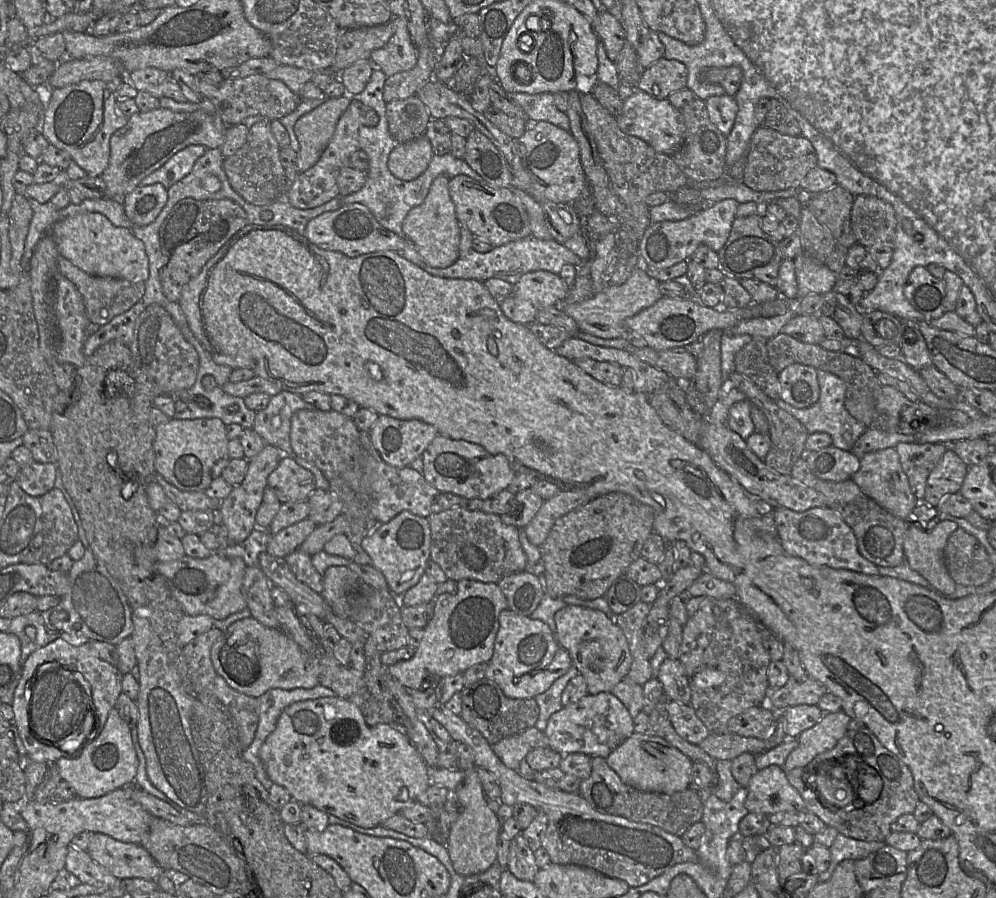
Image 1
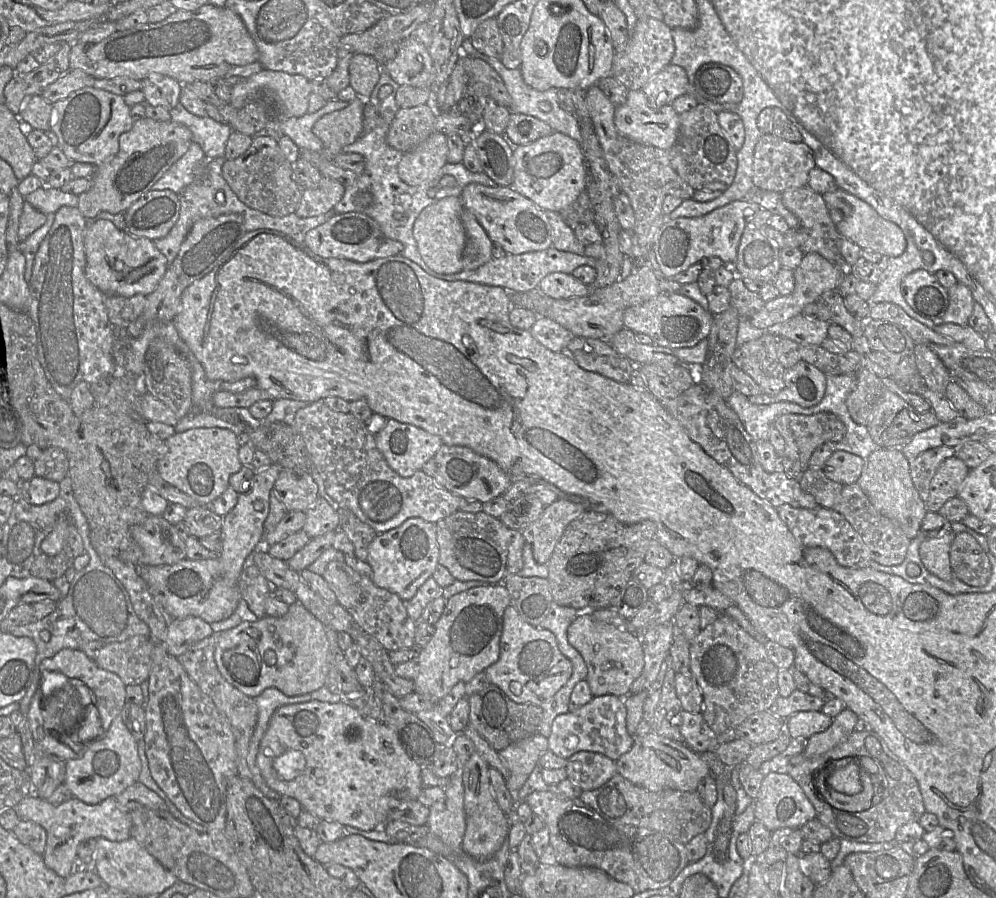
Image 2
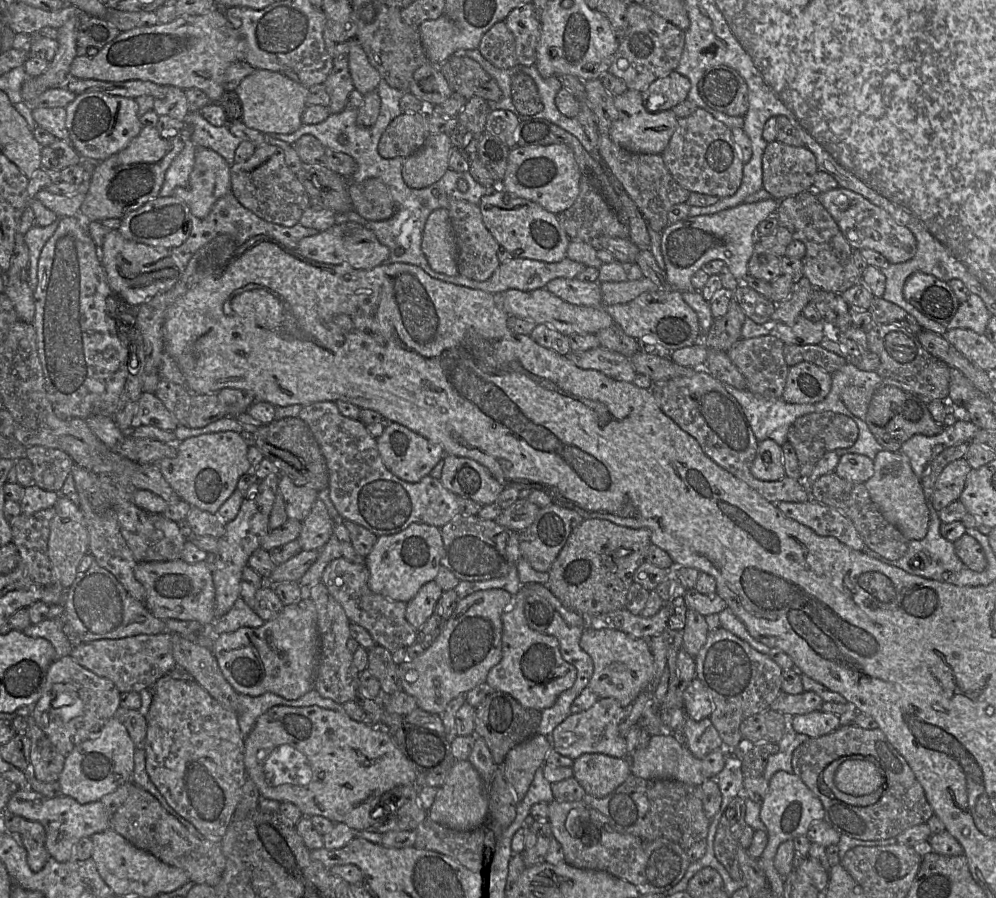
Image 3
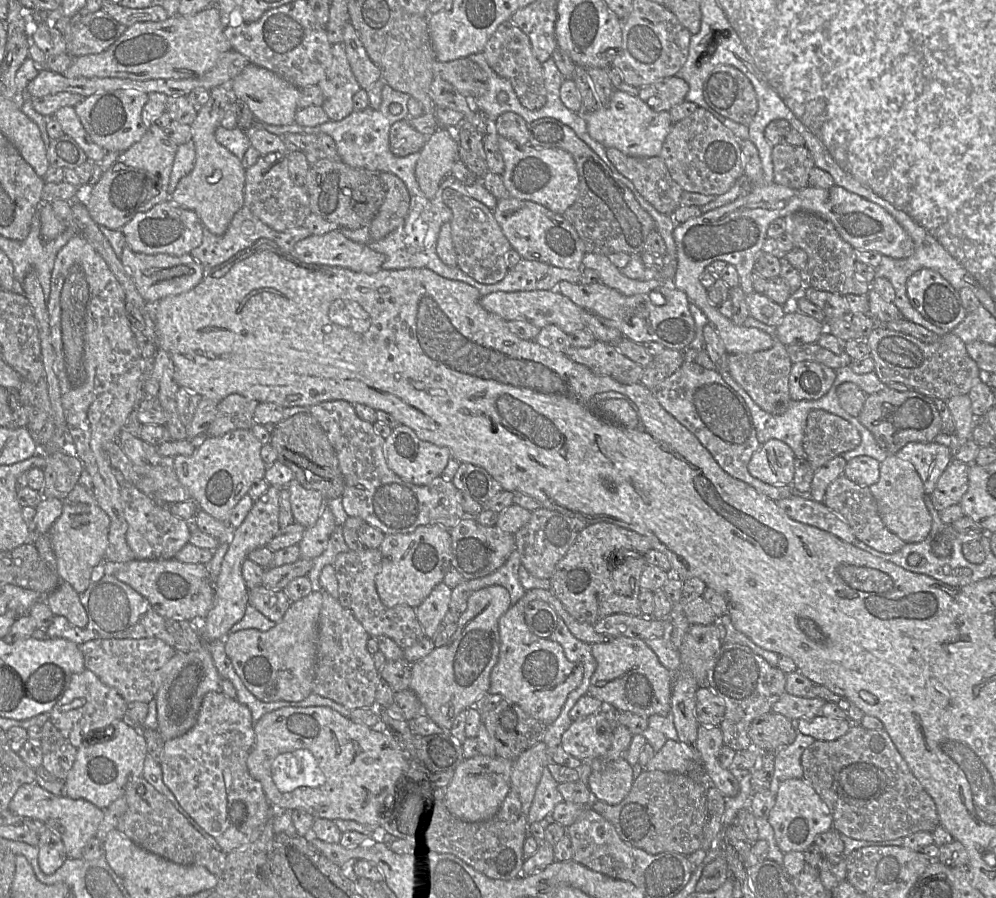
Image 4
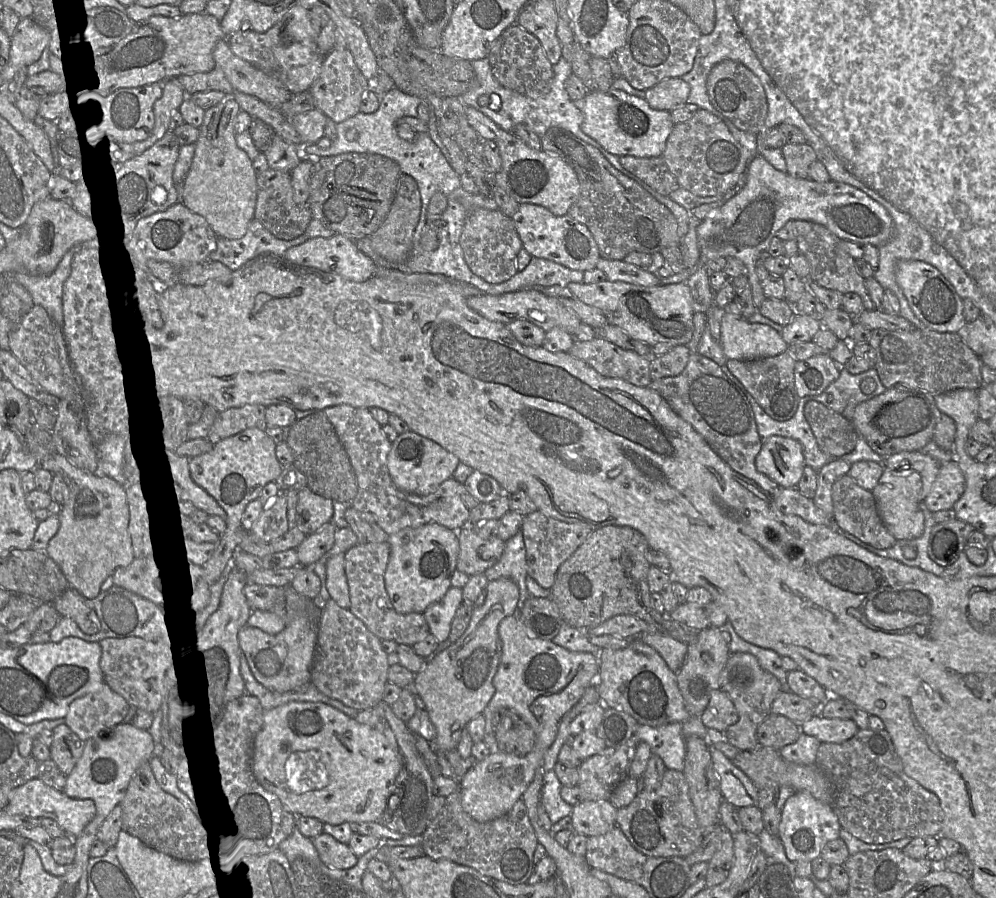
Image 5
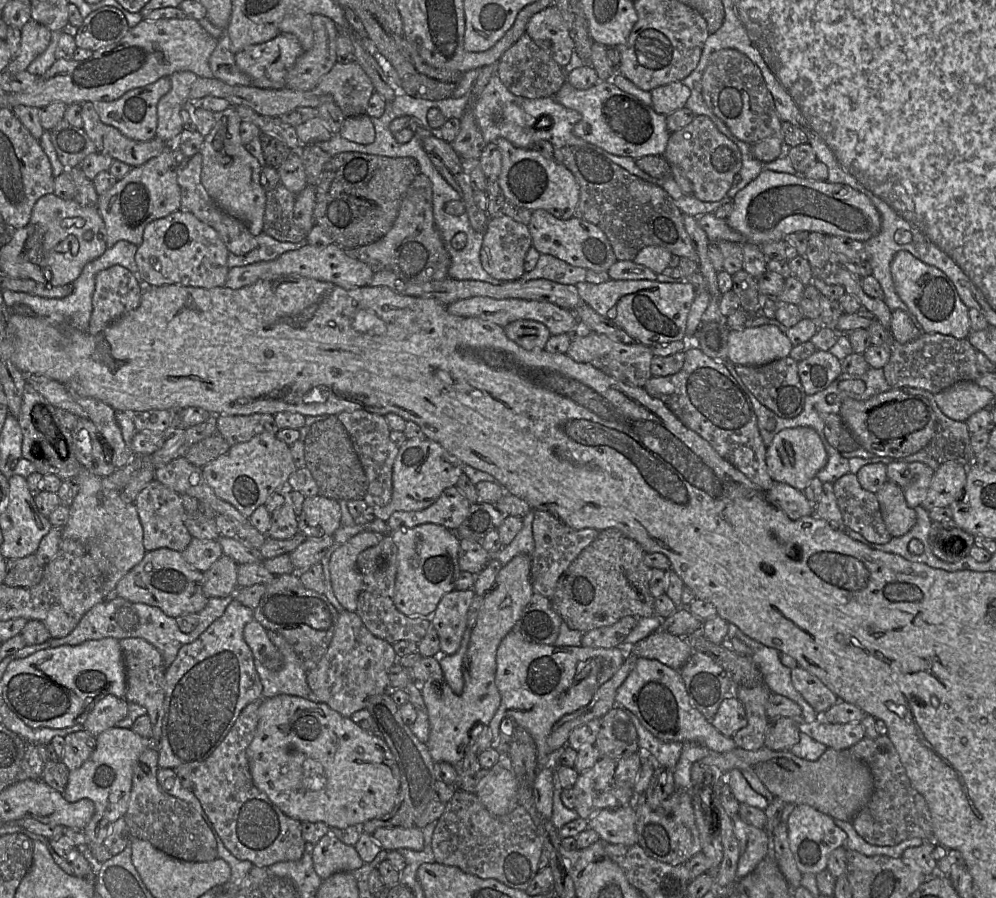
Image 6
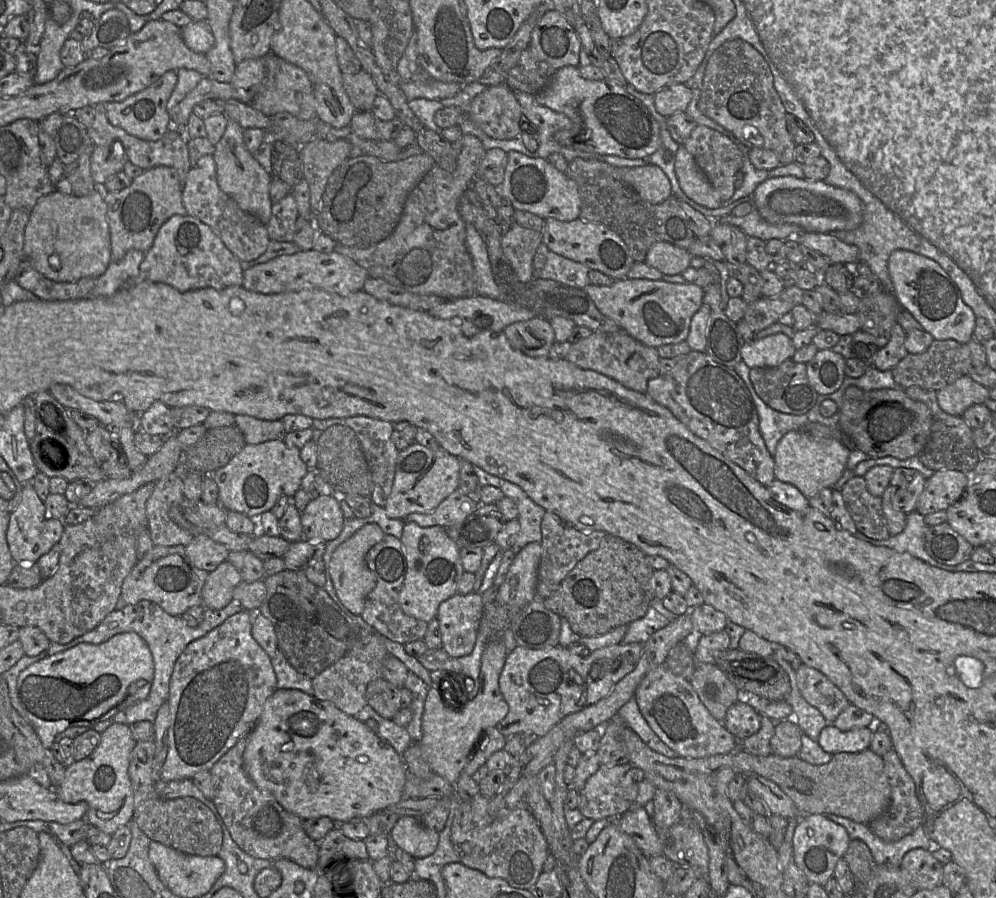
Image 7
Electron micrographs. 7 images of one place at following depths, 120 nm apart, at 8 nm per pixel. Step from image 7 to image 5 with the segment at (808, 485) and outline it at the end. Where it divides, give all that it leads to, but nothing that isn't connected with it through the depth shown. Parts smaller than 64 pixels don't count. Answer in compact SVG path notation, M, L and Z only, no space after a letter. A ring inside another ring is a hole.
M771 436L762 444L755 466L781 488L797 487L806 466L802 445L792 438Z

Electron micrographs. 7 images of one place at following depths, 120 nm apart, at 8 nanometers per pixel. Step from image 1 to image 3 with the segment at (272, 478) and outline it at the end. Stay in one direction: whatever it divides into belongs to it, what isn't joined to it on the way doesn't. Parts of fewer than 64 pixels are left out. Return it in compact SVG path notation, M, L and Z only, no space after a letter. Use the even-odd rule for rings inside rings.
M281 474L278 490L283 495L288 518L303 521L318 498L318 491L306 485L296 485L286 474Z

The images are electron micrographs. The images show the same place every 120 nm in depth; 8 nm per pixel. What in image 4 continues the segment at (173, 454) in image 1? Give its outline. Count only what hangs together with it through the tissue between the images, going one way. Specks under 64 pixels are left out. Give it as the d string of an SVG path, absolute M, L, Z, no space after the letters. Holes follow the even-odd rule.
M250 429L231 430L222 436L205 437L190 456L175 456L174 468L180 483L198 508L229 524L235 505L248 493L254 482L265 476L267 464L261 457L262 446Z

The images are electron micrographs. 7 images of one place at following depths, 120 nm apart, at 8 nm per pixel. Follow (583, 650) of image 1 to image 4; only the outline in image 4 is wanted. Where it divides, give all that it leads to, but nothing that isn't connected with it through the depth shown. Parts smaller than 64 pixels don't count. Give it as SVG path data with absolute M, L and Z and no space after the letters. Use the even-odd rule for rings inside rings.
M620 636L590 645L597 662L590 680L590 696L620 712L631 712L647 718L655 714L670 714L674 674L659 662L644 640Z

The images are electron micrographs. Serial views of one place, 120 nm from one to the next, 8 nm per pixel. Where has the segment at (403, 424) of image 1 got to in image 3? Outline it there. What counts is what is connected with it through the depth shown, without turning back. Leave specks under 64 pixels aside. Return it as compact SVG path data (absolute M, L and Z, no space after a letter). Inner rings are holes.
M386 422L386 427L376 439L378 451L385 467L399 479L409 482L419 482L429 475L435 465L445 455L443 447L412 431L397 422Z

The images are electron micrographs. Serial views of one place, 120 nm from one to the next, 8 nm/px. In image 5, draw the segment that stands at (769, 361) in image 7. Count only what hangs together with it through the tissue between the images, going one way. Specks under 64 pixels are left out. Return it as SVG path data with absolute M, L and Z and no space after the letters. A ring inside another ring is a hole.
M725 311L721 317L720 343L728 359L756 360L772 357L788 350L781 334L761 323L749 323L741 316Z

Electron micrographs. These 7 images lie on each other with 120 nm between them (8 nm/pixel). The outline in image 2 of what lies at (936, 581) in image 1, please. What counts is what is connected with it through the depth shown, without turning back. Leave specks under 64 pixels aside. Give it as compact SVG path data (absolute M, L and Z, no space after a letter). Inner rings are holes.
M951 530L941 537L927 537L919 547L919 556L923 566L944 581L950 581L953 578L949 551L956 534Z

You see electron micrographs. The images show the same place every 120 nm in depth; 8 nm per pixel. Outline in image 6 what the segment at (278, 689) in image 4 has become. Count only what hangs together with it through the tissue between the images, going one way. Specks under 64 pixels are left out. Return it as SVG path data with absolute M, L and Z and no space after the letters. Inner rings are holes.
M256 620L248 622L243 630L245 642L250 647L255 662L270 671L278 671L283 665L279 649L268 637L267 630Z

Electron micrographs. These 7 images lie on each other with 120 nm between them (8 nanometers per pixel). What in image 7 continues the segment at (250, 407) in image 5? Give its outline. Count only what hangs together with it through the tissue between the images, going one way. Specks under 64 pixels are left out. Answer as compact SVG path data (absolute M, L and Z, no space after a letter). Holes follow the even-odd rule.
M235 415L235 425L242 431L248 444L284 438L286 433L282 420L264 420L249 415Z

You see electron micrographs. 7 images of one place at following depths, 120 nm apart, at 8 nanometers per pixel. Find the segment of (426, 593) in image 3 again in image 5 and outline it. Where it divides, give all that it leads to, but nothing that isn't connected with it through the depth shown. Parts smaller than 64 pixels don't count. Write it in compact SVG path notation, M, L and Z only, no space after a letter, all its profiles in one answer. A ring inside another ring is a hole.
M452 586L439 601L424 611L423 615L428 623L429 632L438 643L442 643L448 638L451 622L462 603L462 589Z

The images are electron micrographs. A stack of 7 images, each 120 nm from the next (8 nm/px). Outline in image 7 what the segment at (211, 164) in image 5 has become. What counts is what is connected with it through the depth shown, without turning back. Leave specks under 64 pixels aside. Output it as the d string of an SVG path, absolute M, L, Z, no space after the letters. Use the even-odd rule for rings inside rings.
M228 119L225 132L215 145L212 156L216 164L216 177L220 189L230 196L242 210L256 216L267 225L273 204L270 198L272 175L264 170L246 148L243 141L243 128L237 122Z

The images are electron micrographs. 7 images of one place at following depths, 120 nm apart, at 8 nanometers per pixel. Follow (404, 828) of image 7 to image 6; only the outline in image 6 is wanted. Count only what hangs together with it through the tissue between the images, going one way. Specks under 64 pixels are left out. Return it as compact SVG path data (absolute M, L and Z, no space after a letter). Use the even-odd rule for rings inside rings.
M416 826L378 828L371 836L385 851L397 851L402 848L420 851L424 847L423 831Z

